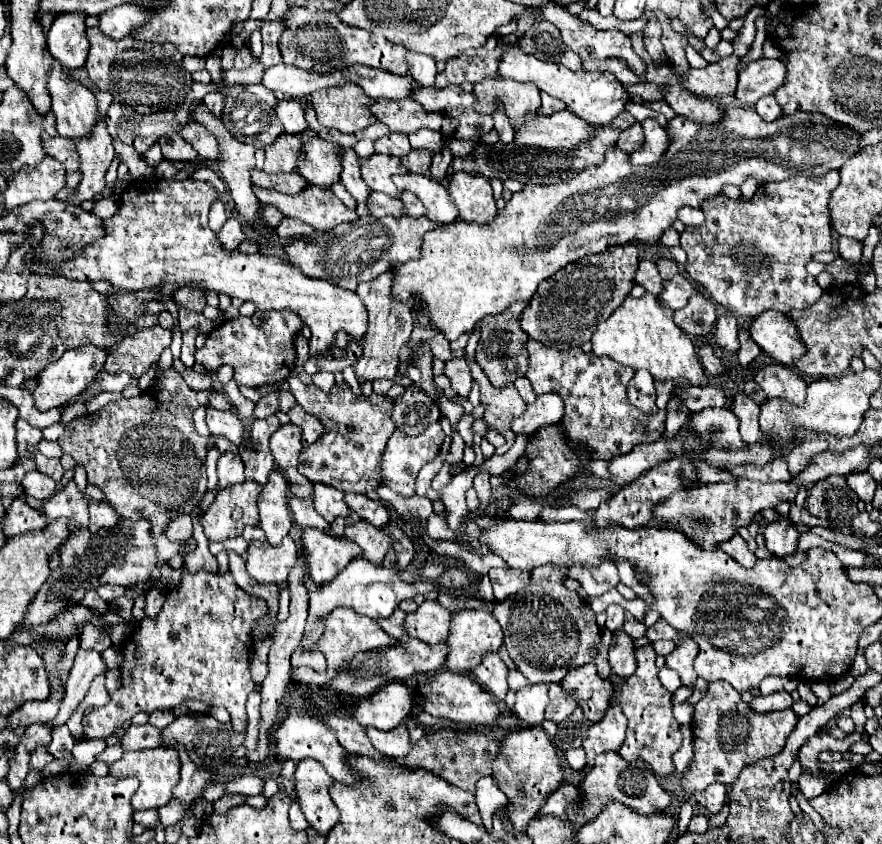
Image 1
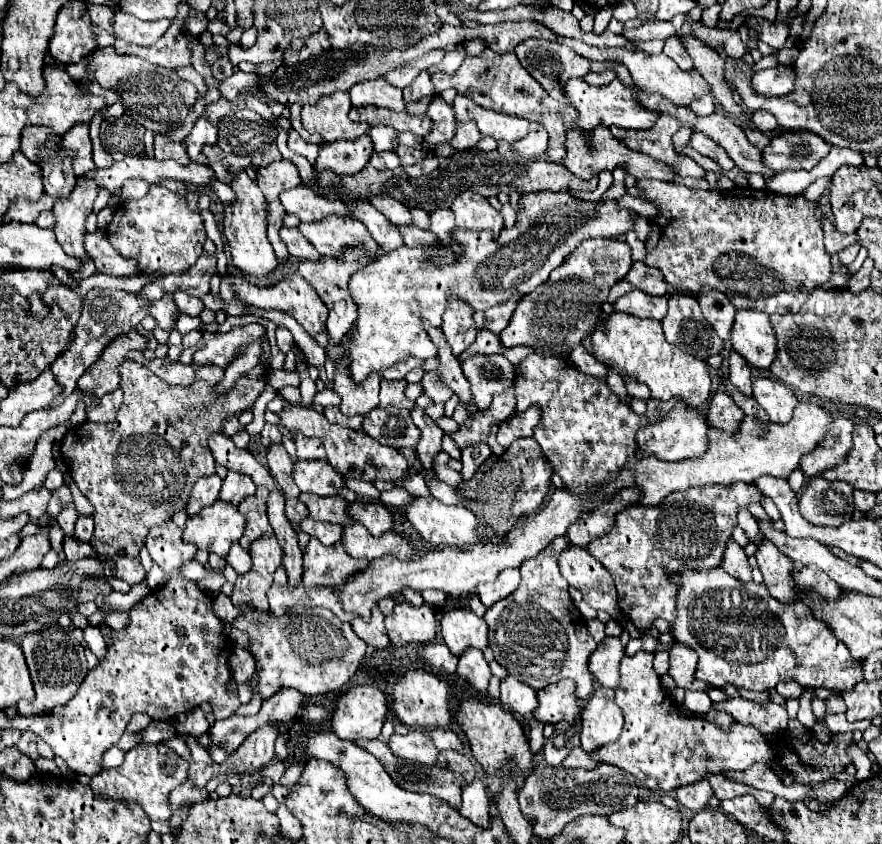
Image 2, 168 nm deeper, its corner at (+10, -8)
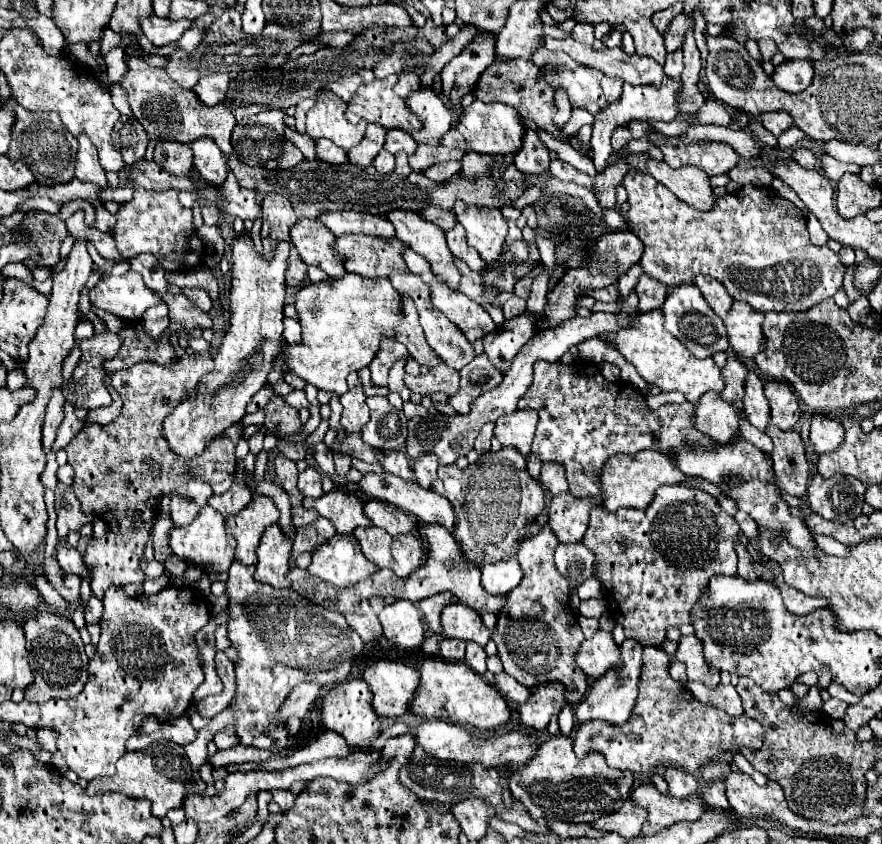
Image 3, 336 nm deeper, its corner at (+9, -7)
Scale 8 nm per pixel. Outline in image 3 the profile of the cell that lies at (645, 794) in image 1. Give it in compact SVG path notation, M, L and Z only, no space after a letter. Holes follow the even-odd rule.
M555 735L539 747L537 759L517 767L509 777L511 793L527 807L535 819L559 819L573 823L591 823L603 815L619 811L627 801L633 787L633 773L619 771L605 765L601 753L587 753L579 759L573 751L573 743L565 735Z

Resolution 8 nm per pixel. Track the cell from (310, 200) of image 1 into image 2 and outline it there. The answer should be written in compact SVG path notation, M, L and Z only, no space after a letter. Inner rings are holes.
M328 214L316 222L300 222L298 230L322 256L340 256L342 248L352 244L364 244L370 252L376 252L378 248L368 228L350 216Z

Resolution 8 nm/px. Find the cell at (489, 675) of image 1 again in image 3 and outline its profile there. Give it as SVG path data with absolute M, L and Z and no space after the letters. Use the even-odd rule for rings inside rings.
M467 643L467 655L465 655L465 663L475 671L475 673L479 673L479 675L483 675L485 671L487 671L487 667L485 667L485 659L487 659L487 655L485 655L485 651L483 651L483 647L481 645L477 645L477 643Z

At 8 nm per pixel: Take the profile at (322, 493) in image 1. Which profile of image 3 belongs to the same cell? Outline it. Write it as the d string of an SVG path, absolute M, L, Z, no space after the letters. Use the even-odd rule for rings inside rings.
M345 491L325 493L321 499L305 499L307 509L315 509L321 517L333 521L337 533L349 535L355 527L367 527L371 521L363 513L363 501Z

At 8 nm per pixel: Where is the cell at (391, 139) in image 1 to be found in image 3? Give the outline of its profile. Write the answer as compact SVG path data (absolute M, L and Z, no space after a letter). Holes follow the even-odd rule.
M381 151L375 161L373 161L373 167L379 171L379 173L391 173L395 169L395 157L387 151Z

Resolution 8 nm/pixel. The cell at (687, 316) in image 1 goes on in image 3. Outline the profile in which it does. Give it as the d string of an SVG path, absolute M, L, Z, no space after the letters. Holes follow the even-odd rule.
M689 283L689 285L679 285L673 287L671 293L665 299L663 305L663 315L665 315L665 329L675 335L697 359L707 359L713 357L719 351L727 351L729 343L727 343L727 335L725 335L725 325L723 321L713 313L713 309L705 303L701 291L697 289L697 285Z

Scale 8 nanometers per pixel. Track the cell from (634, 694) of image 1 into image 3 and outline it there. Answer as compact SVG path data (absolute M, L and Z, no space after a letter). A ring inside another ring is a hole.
M643 647L637 703L631 717L623 725L607 725L603 721L581 723L575 735L575 753L583 757L587 751L599 751L605 755L609 767L643 775L655 771L663 775L663 767L667 765L697 775L701 765L709 761L729 763L739 747L759 749L763 745L765 731L759 721L745 713L731 717L717 707L703 705L685 685L669 675L669 665L671 657L665 651L659 647Z

